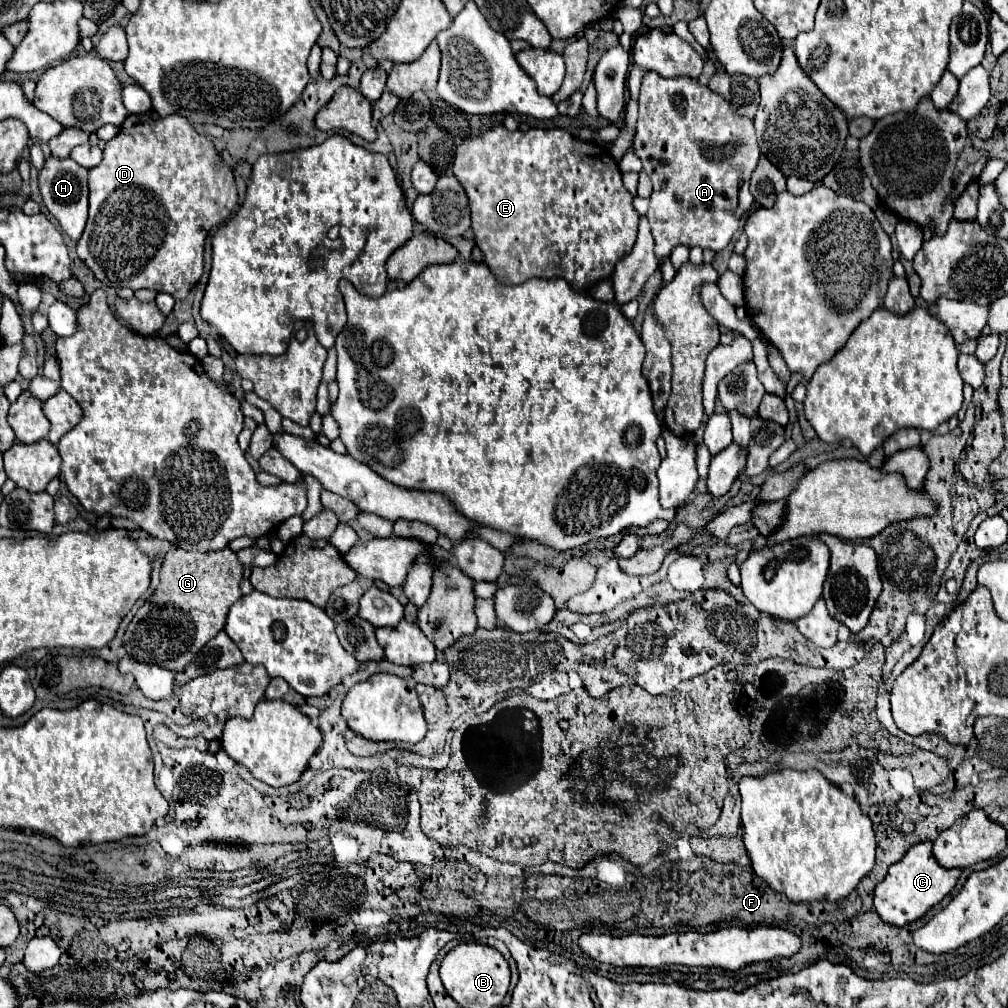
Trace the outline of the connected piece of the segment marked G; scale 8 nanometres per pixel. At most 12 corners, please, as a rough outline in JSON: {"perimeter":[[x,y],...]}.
{"perimeter":[[230,546],[170,550],[126,652],[182,672],[242,598]]}

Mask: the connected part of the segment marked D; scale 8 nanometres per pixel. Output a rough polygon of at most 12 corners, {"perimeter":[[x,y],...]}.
{"perimeter":[[130,114],[90,170],[78,258],[184,300],[232,168],[180,116]]}

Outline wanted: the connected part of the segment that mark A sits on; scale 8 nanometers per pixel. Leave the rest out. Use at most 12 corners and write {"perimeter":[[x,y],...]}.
{"perimeter":[[646,72],[632,142],[658,266],[750,212],[750,118]]}

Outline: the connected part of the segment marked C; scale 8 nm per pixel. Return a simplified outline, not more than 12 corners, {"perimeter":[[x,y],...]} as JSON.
{"perimeter":[[930,842],[914,844],[874,888],[884,922],[914,922],[954,888]]}

